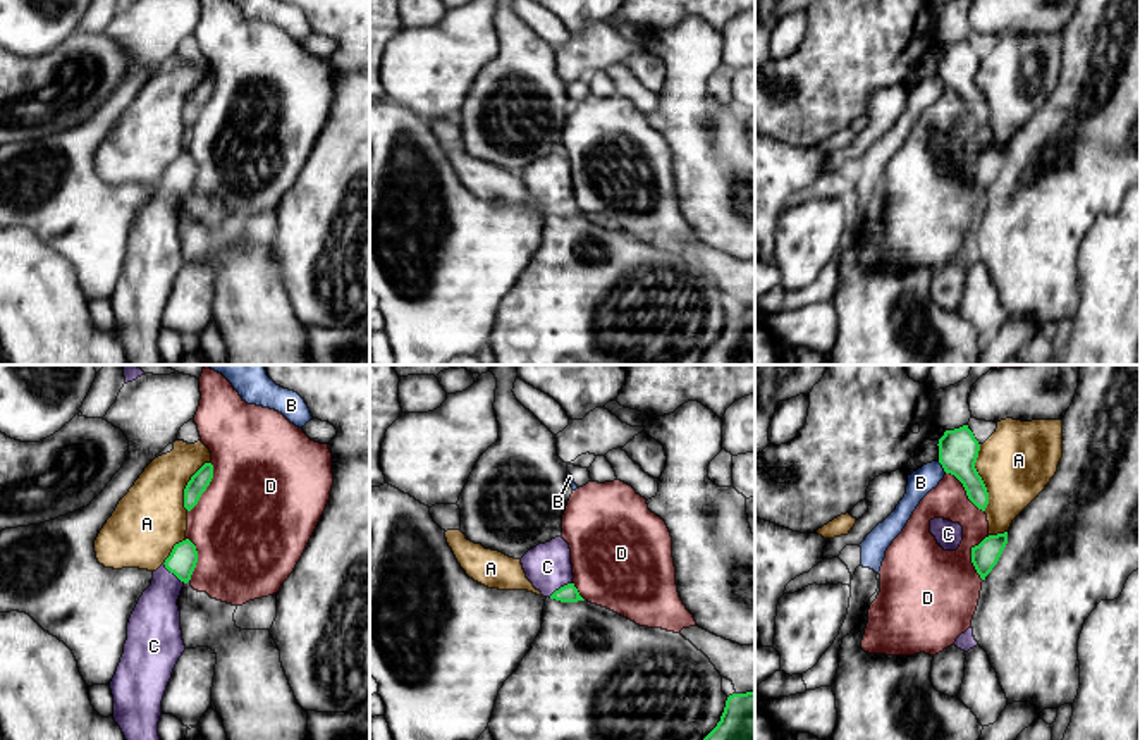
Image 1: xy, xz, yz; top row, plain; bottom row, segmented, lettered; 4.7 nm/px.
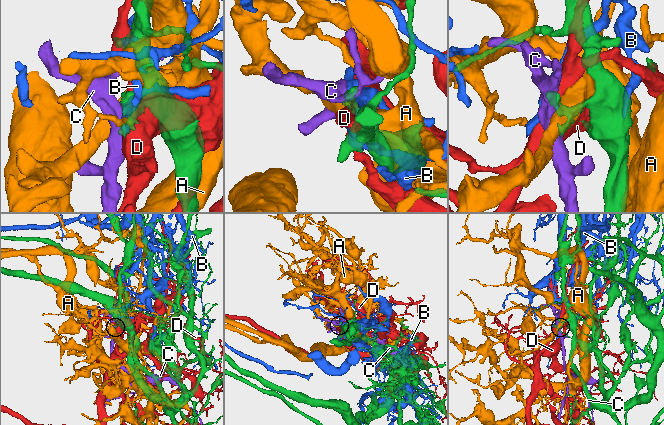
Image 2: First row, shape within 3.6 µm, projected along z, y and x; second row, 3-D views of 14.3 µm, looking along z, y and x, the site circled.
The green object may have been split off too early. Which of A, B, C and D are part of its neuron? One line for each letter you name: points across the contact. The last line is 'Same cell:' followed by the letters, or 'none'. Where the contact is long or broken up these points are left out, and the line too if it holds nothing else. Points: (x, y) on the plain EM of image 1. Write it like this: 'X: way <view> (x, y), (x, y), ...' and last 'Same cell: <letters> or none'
Same cell: none

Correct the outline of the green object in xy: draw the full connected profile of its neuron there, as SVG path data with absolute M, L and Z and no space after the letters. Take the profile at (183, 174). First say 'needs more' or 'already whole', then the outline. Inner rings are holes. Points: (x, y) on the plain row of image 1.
already whole; M186 153L174 160L170 170L165 174L165 182L181 196L187 198L198 177L196 160Z

